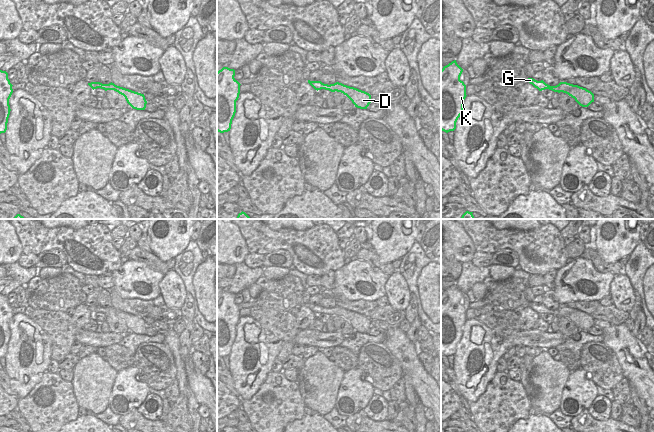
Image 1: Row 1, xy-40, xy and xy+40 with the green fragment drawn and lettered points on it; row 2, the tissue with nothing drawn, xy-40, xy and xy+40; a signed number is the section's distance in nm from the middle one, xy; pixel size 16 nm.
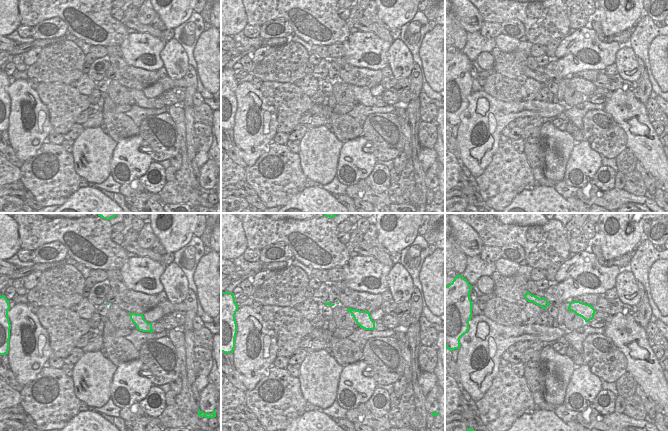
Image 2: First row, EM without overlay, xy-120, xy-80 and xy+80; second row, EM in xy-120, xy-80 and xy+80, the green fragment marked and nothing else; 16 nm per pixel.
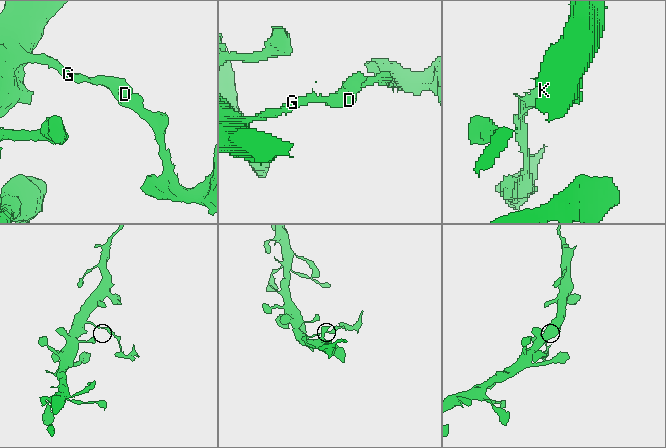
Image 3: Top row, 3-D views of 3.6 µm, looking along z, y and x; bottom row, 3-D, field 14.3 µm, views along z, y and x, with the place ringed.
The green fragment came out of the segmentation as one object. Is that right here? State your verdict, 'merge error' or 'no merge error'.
merge error

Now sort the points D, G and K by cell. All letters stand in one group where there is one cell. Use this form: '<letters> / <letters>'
D / G K

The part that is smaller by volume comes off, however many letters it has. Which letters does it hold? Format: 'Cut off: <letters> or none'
Cut off: D

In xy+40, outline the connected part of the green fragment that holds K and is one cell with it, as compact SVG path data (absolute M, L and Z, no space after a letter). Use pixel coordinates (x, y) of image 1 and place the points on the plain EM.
M456 284L441 294L441 354L446 357L456 353L467 320L466 309L460 304L462 296Z

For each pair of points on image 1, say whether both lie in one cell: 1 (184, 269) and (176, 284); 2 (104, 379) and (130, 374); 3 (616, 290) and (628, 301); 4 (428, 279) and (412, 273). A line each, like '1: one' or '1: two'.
1: two
2: two
3: one
4: two

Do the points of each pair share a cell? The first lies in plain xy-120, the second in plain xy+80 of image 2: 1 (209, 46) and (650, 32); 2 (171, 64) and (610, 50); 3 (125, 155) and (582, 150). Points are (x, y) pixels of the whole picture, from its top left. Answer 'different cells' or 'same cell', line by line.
1: different cells
2: different cells
3: same cell

